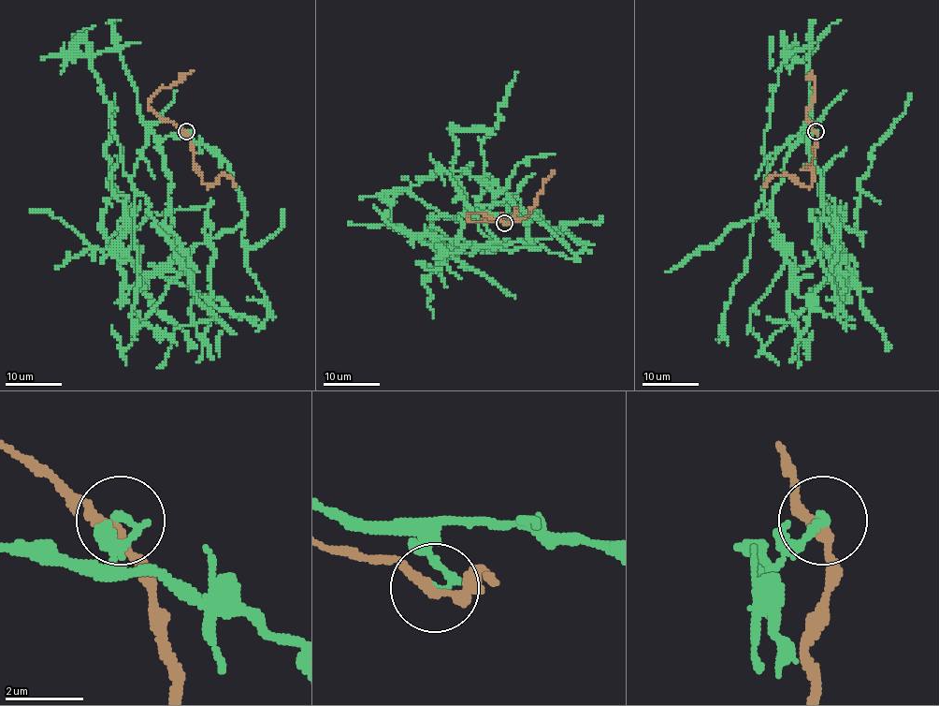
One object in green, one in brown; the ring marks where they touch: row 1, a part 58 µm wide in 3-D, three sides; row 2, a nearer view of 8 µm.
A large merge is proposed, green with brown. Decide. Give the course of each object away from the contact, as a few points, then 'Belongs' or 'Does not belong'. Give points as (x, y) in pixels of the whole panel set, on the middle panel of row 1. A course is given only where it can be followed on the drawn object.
Course of green: (504, 222), (477, 205), (487, 177), (527, 215), (531, 244), (419, 263), (432, 266), (433, 316). Course of brown: (504, 222), (523, 219), (542, 190), (542, 184), (555, 171). Does not belong

